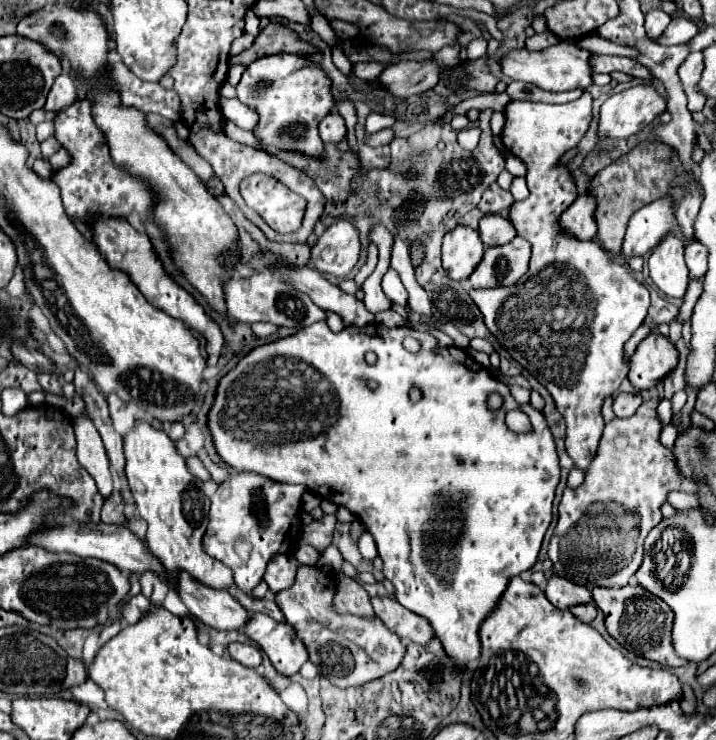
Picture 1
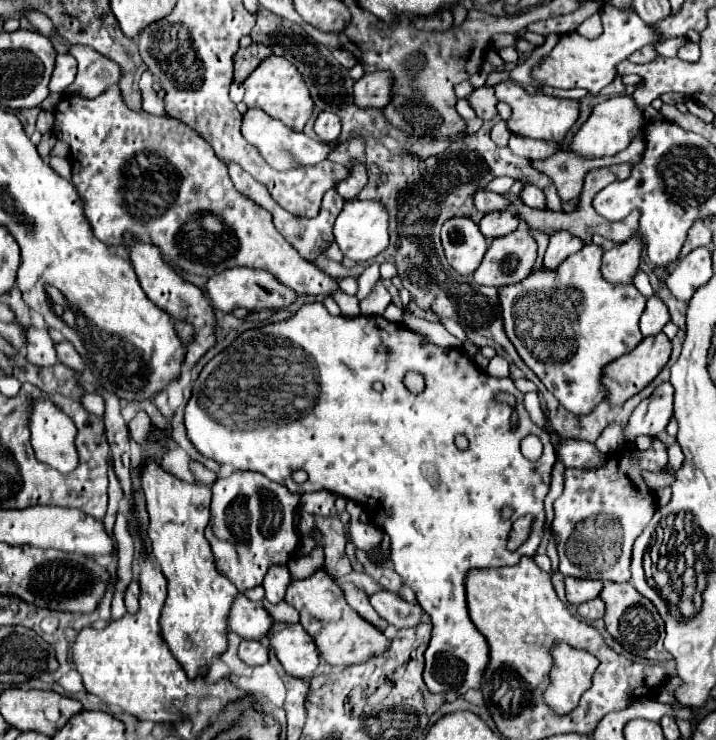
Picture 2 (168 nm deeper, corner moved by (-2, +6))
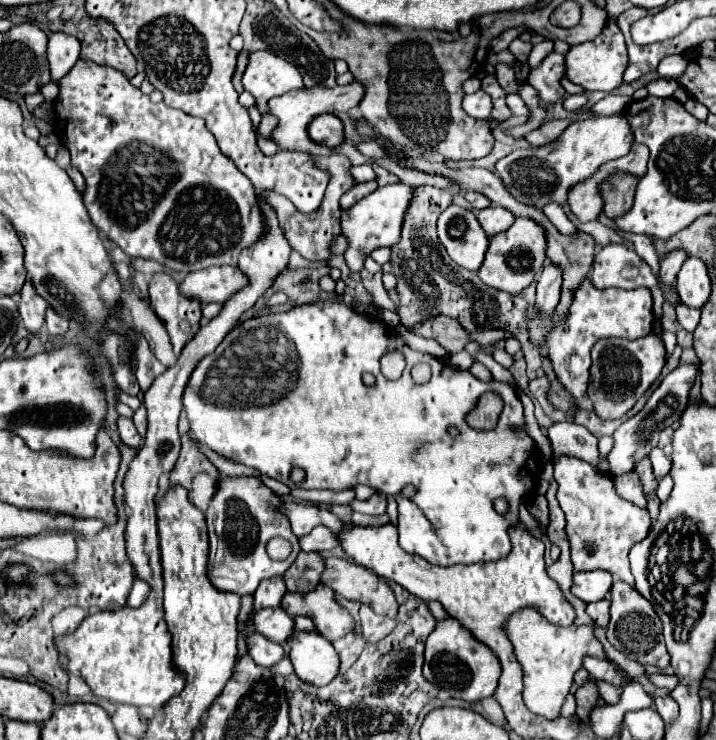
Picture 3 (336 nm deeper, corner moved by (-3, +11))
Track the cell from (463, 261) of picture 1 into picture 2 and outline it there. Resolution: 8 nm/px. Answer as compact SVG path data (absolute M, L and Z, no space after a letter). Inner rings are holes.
M453 217L445 221L441 241L449 265L461 275L471 275L487 251L485 237L469 217Z

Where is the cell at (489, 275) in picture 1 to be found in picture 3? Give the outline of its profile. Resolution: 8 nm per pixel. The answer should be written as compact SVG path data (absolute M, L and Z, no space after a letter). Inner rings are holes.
M516 218L516 222L506 232L490 238L490 248L478 270L478 276L480 276L480 280L484 280L484 284L488 284L496 290L520 294L524 288L528 288L534 282L536 274L542 270L544 260L546 260L544 228L540 224L536 224L532 218Z

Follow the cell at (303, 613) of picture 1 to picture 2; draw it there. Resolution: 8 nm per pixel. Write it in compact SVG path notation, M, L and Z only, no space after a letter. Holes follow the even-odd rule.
M317 569L307 579L291 581L291 585L287 587L287 595L285 595L285 601L299 611L301 615L299 623L313 637L321 659L329 665L347 667L347 665L365 663L371 657L385 653L391 645L391 639L381 629L377 629L375 625L359 617L347 605L343 595L335 593L335 589L339 589L339 585L335 585L335 581L323 569Z

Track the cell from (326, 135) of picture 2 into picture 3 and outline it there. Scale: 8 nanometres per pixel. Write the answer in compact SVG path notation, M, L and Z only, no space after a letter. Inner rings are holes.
M316 116L312 124L308 124L308 136L312 142L336 148L344 142L344 126L338 116Z

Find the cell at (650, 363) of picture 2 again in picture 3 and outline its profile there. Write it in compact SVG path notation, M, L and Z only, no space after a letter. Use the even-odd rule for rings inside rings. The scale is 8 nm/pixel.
M648 334L638 340L628 338L602 338L592 348L592 366L588 382L588 398L594 404L594 412L604 420L622 418L638 398L652 386L666 364L666 350L656 334Z

